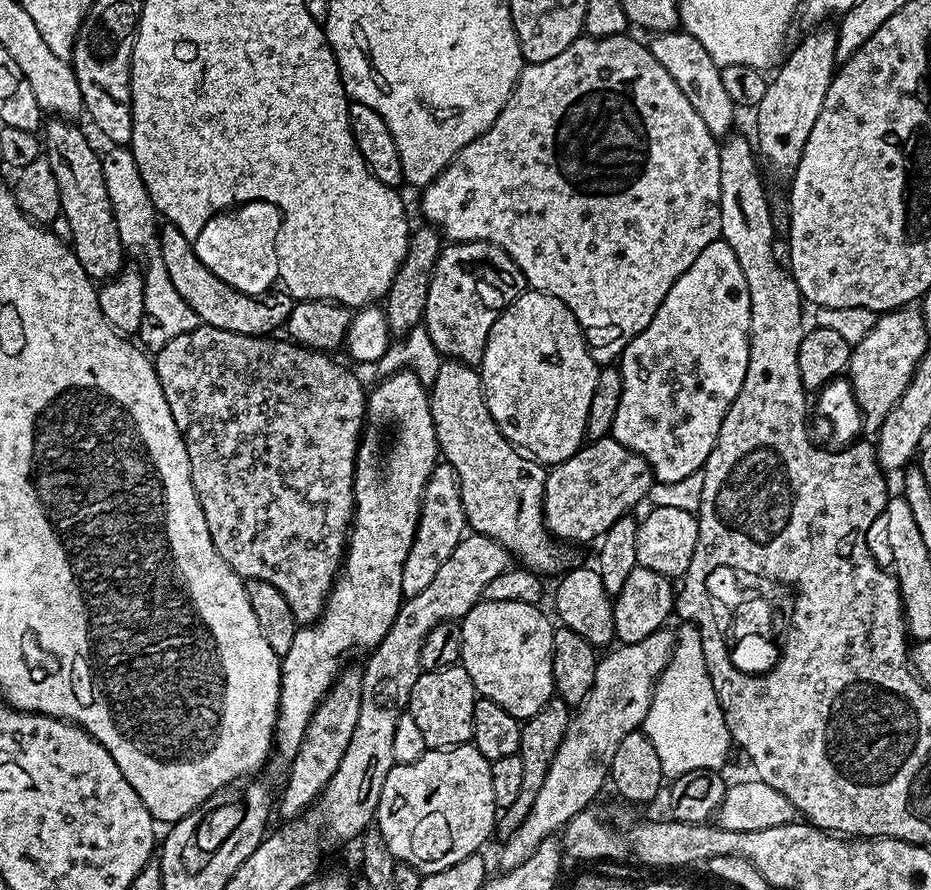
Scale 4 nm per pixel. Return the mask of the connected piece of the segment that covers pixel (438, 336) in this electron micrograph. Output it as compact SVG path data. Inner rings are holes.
M481 240L452 242L441 247L440 257L434 266L434 278L430 278L430 294L426 298L423 326L430 334L430 342L439 350L441 357L460 360L464 364L479 365L484 356L484 347L488 341L494 322L526 290L522 270L502 250L493 244Z

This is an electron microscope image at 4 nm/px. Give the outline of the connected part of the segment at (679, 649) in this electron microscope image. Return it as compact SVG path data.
M684 622L679 625L678 631L675 633L676 644L672 647L672 657L666 666L666 670L661 674L660 679L656 681L656 688L652 691L652 701L650 702L650 710L646 714L642 725L642 731L650 738L650 742L654 745L654 750L658 754L658 762L662 762L662 770L665 777L675 778L682 774L690 774L690 770L710 770L715 772L723 769L723 764L728 760L728 751L733 751L732 735L728 733L726 726L726 718L722 714L722 706L718 702L718 694L714 690L714 682L710 682L710 670L706 670L706 658L702 655L702 634L697 630L695 624Z

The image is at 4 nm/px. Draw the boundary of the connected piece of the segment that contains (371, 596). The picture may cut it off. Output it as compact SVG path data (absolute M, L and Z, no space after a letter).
M396 370L376 389L366 396L366 415L360 445L356 451L356 473L352 489L356 507L352 510L352 522L348 530L344 562L336 574L336 582L324 603L324 613L313 624L297 627L290 650L280 661L280 713L276 719L274 748L284 762L291 762L302 746L306 726L318 706L318 702L330 690L330 686L349 663L348 656L355 652L367 653L382 642L382 638L396 621L402 603L402 566L420 517L420 503L424 487L438 463L434 418L430 414L429 389L410 370Z

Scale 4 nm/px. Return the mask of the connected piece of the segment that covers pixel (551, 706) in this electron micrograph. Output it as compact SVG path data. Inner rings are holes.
M553 698L549 700L548 705L538 714L534 714L529 720L523 721L520 726L520 751L522 758L522 794L518 794L518 799L510 807L503 809L499 813L494 829L495 835L500 838L507 838L518 830L518 826L530 812L530 806L534 804L536 792L542 790L542 782L546 780L546 770L550 770L550 762L554 754L558 754L558 746L562 744L562 738L566 736L568 723L571 722L573 713L570 711L570 705L565 700Z

